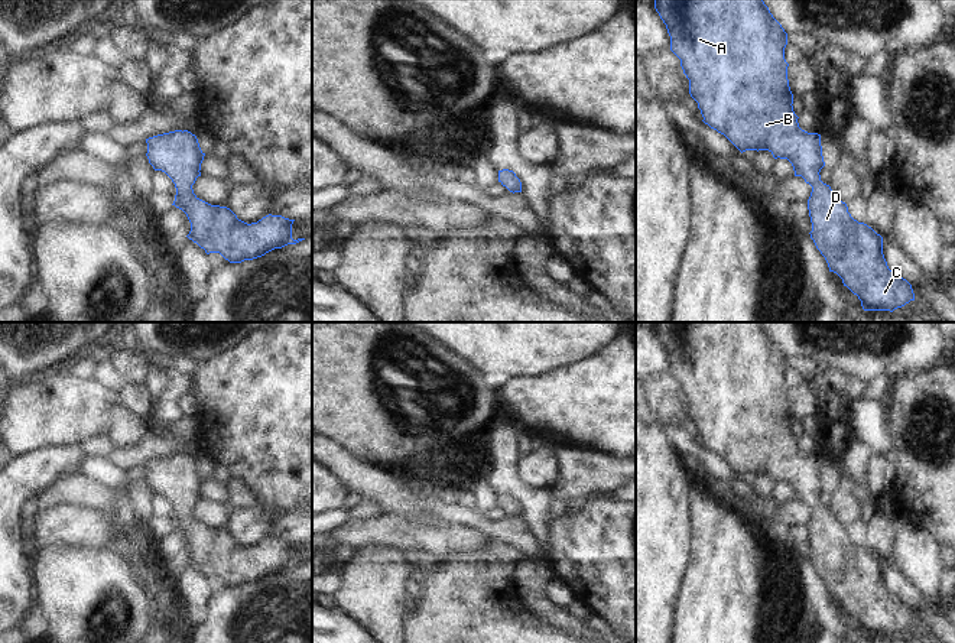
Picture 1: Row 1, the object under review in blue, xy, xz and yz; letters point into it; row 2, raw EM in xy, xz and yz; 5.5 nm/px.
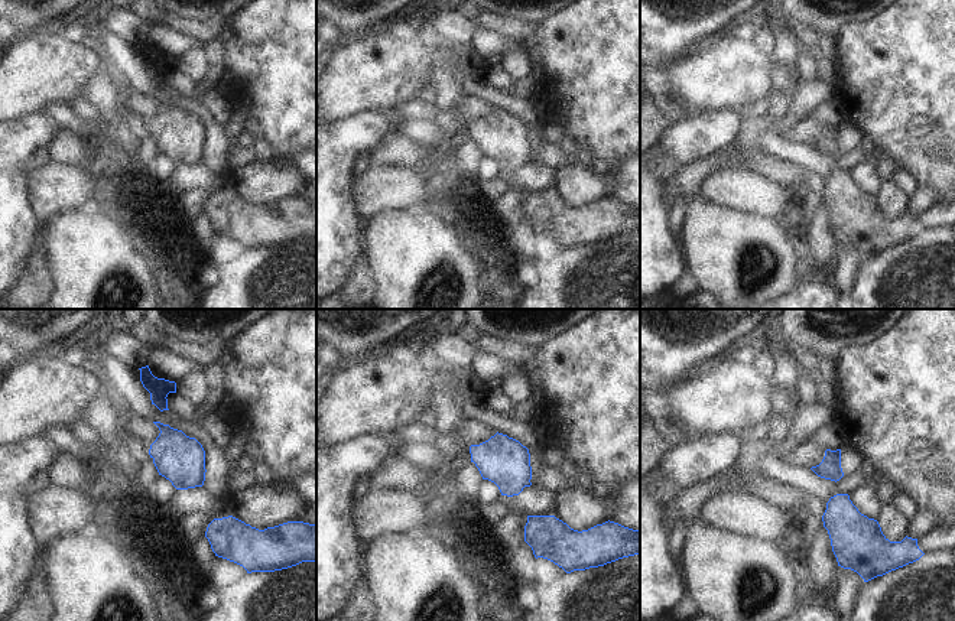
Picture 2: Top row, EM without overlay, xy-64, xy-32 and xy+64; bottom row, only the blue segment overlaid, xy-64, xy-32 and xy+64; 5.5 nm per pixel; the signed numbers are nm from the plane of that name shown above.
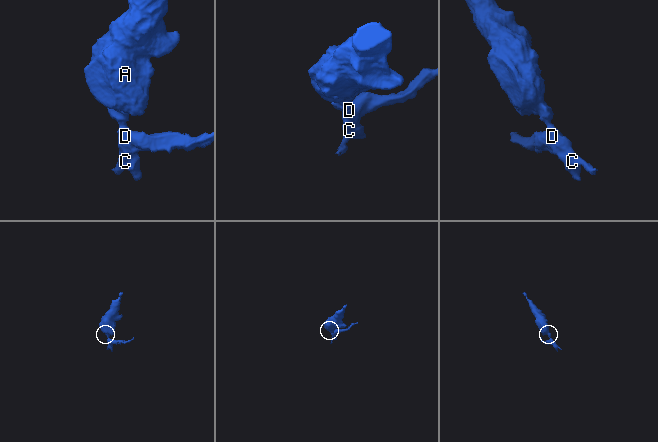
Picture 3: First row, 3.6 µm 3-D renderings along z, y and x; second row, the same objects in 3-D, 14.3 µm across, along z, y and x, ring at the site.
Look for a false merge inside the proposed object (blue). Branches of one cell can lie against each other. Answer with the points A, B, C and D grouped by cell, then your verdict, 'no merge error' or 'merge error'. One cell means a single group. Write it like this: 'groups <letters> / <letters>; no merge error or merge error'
groups A B C D; no merge error

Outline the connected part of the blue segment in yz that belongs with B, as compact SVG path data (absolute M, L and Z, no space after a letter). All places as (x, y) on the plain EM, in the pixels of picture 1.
M654 322L654 332L659 337L660 342L666 348L667 357L670 360L670 374L680 383L680 390L683 397L689 403L689 418L698 426L698 432L704 441L704 446L718 457L724 458L741 477L746 474L769 474L774 483L787 483L795 494L795 500L802 500L806 507L812 510L811 520L808 523L808 533L812 546L811 562L813 564L816 572L825 581L829 595L837 597L844 610L847 610L854 618L861 624L864 634L890 634L893 636L897 631L904 630L910 624L915 624L915 617L912 608L899 600L896 595L891 595L887 590L887 585L883 578L883 561L877 558L871 551L864 546L858 546L848 536L845 526L837 522L829 509L821 504L821 493L825 490L821 470L821 458L808 457L799 451L798 439L793 435L793 418L789 410L787 403L787 390L789 387L785 383L785 371L787 368L787 357L782 348L773 341L769 331L764 328L763 322Z

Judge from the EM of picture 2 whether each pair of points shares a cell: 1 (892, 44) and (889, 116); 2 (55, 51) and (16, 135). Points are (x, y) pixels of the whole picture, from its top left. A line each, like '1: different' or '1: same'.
1: same
2: different

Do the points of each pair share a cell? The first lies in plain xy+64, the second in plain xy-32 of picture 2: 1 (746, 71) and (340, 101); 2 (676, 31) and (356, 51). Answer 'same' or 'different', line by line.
1: same
2: different

